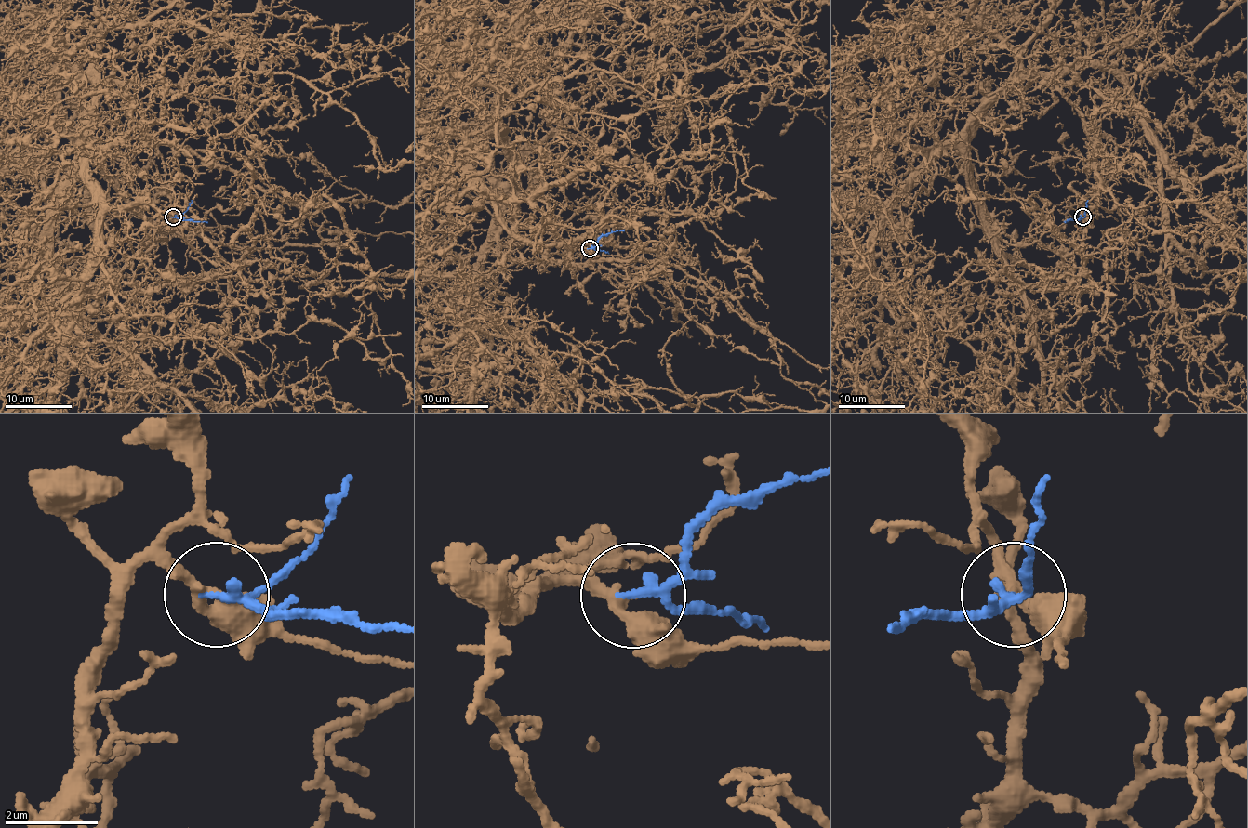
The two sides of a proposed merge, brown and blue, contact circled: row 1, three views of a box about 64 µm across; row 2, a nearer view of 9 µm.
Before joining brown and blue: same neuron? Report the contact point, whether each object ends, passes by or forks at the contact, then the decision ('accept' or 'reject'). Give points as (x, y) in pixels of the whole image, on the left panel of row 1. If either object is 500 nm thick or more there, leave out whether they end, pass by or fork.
at (173, 216); brown passes by; blue passes by; accept

